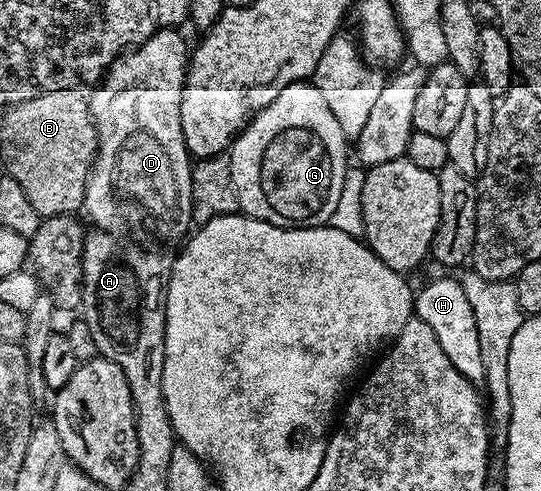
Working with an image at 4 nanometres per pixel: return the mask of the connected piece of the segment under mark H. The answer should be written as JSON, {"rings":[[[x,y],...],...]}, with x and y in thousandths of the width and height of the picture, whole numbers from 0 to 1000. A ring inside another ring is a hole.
{"rings":[[[815,564],[793,574],[765,603],[765,644],[786,654],[800,670],[808,695],[815,701],[815,711],[821,713],[830,735],[837,737],[837,747],[880,788],[891,786],[898,772],[889,699],[882,680],[880,640],[874,637],[874,625],[860,599],[854,574],[847,566]]]}

